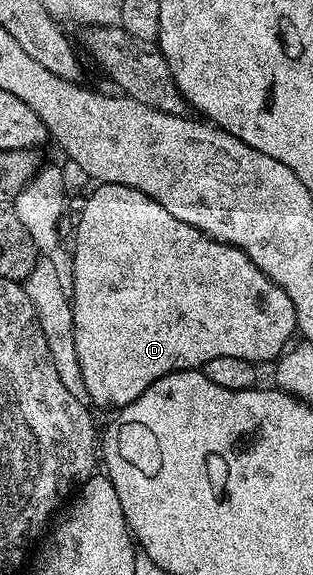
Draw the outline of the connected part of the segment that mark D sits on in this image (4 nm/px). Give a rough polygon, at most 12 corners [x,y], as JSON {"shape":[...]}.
{"shape":[[124,185],[73,248],[96,410],[209,359],[274,362],[295,308]]}

